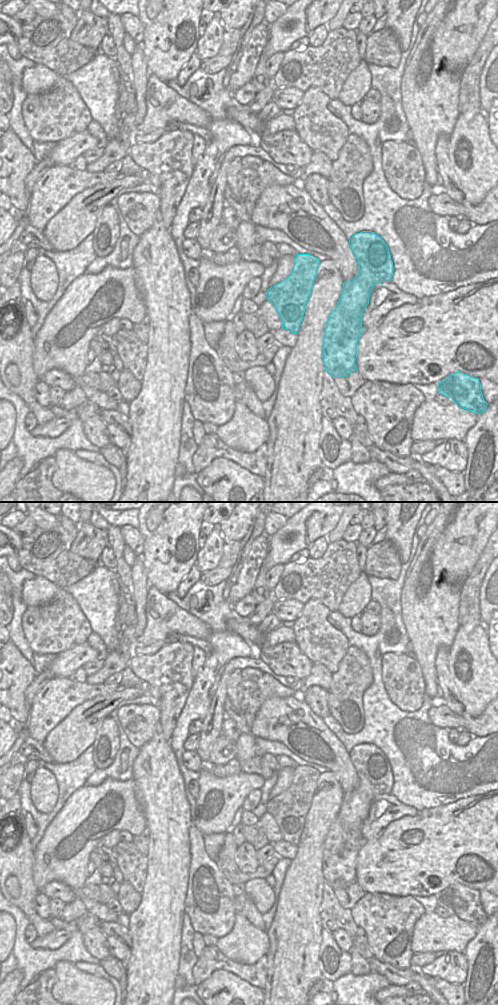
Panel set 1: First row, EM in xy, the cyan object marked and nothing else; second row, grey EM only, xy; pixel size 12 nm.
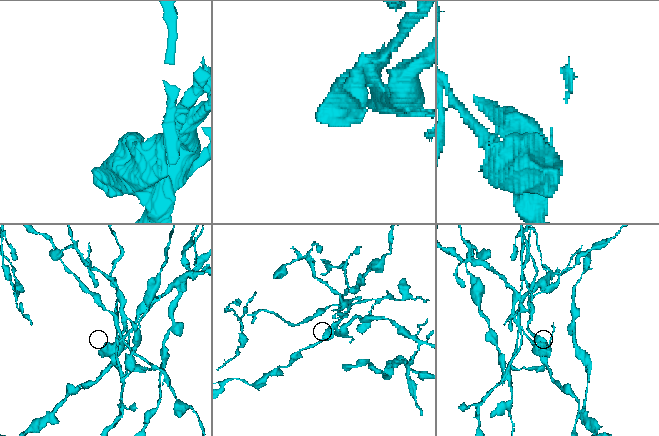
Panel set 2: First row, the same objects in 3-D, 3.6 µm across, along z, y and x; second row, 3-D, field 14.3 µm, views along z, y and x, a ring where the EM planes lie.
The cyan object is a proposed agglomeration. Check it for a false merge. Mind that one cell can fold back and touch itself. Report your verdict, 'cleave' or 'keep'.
cleave

